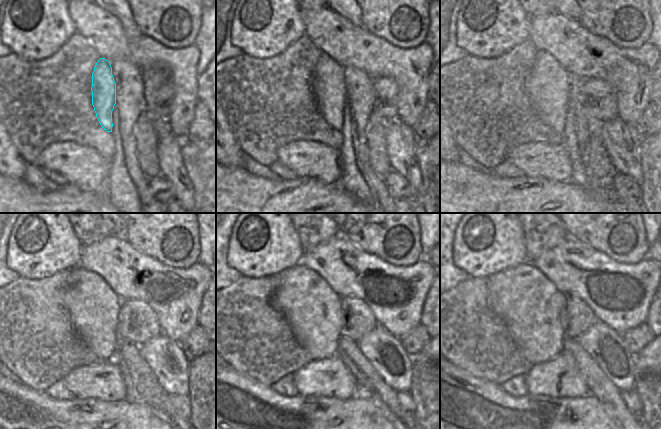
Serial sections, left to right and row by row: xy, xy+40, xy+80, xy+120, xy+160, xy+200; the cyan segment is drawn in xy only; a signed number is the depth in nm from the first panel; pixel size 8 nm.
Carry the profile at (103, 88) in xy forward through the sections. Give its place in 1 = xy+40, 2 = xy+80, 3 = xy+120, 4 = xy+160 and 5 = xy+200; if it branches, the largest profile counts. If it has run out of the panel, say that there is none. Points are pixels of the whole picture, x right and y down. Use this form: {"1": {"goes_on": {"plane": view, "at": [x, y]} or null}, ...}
{"1": {"goes_on": {"plane": "xy+40", "at": [328, 85]}}, "2": {"goes_on": {"plane": "xy+80", "at": [548, 86]}}, "3": {"goes_on": {"plane": "xy+120", "at": [92, 306]}}, "4": {"goes_on": {"plane": "xy+160", "at": [313, 311]}}, "5": {"goes_on": {"plane": "xy+200", "at": [531, 307]}}}

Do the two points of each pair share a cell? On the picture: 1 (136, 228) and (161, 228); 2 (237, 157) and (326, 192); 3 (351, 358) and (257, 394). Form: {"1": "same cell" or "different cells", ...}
{"1": "same cell", "2": "different cells", "3": "different cells"}

